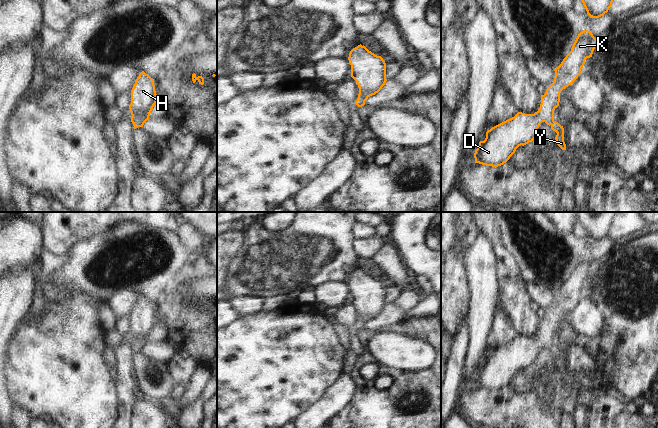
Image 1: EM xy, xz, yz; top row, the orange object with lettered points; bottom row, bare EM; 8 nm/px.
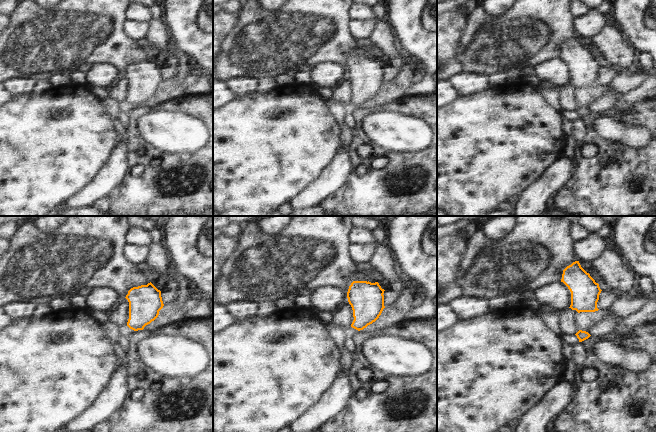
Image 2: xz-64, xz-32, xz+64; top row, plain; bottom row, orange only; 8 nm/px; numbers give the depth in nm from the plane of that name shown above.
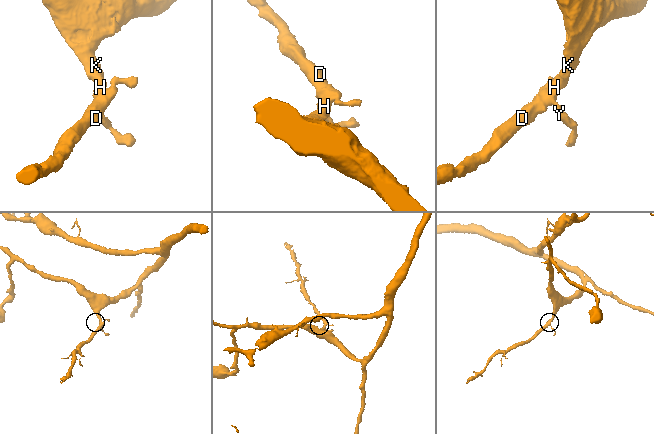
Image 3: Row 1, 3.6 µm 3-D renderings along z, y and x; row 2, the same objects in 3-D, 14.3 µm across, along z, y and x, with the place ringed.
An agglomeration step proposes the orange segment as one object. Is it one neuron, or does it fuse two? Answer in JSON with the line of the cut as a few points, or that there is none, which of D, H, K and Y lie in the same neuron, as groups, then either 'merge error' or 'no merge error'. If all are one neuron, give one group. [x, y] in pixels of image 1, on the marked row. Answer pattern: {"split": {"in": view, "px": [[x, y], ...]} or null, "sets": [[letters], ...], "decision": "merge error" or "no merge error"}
{"split": null, "sets": [["D", "H", "K", "Y"]], "decision": "no merge error"}

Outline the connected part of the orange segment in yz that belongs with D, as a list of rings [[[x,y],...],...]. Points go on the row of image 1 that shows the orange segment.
[[[580,32],[561,64],[554,69],[554,82],[541,95],[540,108],[534,114],[518,112],[514,117],[492,127],[486,132],[484,141],[475,150],[475,163],[498,167],[506,163],[519,146],[532,142],[538,135],[538,128],[545,122],[557,133],[557,145],[566,150],[564,128],[554,120],[554,110],[559,106],[560,92],[571,85],[581,74],[587,58],[592,57],[598,40],[592,32]]]

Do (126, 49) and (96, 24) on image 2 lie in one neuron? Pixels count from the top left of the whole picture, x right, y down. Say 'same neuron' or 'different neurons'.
same neuron

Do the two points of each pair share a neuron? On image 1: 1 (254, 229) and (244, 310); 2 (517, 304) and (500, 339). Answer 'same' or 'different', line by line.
1: different
2: different

